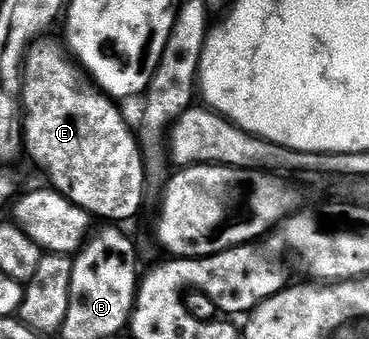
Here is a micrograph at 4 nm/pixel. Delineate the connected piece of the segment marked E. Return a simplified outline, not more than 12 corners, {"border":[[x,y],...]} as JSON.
{"border":[[33,43],[25,153],[91,217],[144,200],[142,150],[61,45]]}

